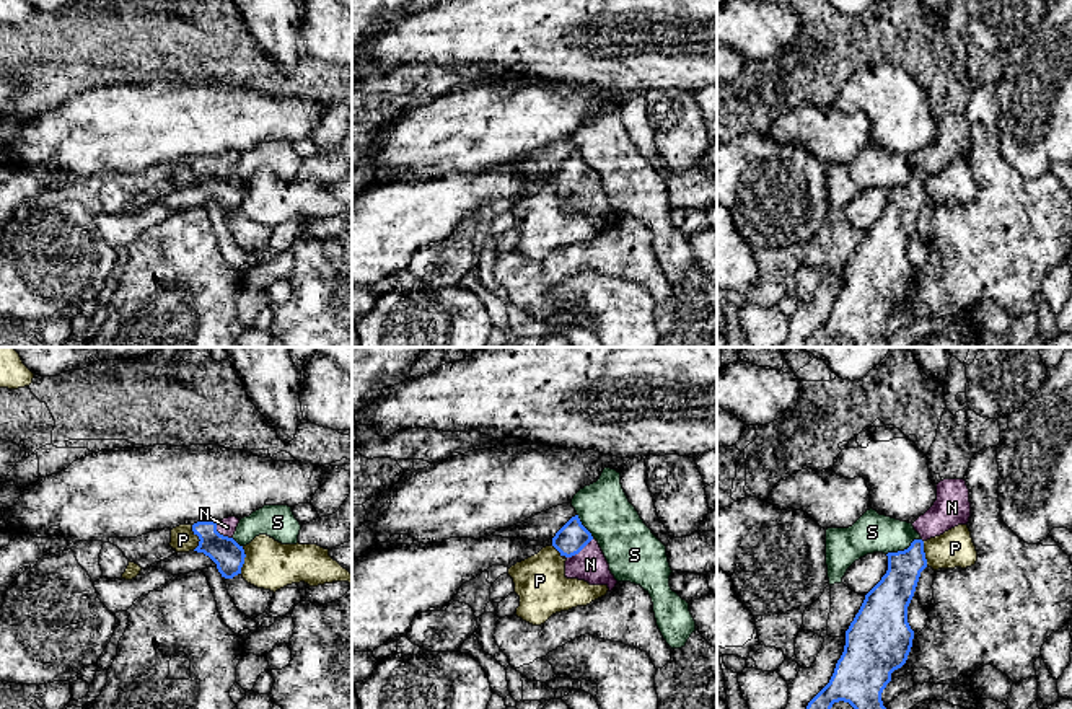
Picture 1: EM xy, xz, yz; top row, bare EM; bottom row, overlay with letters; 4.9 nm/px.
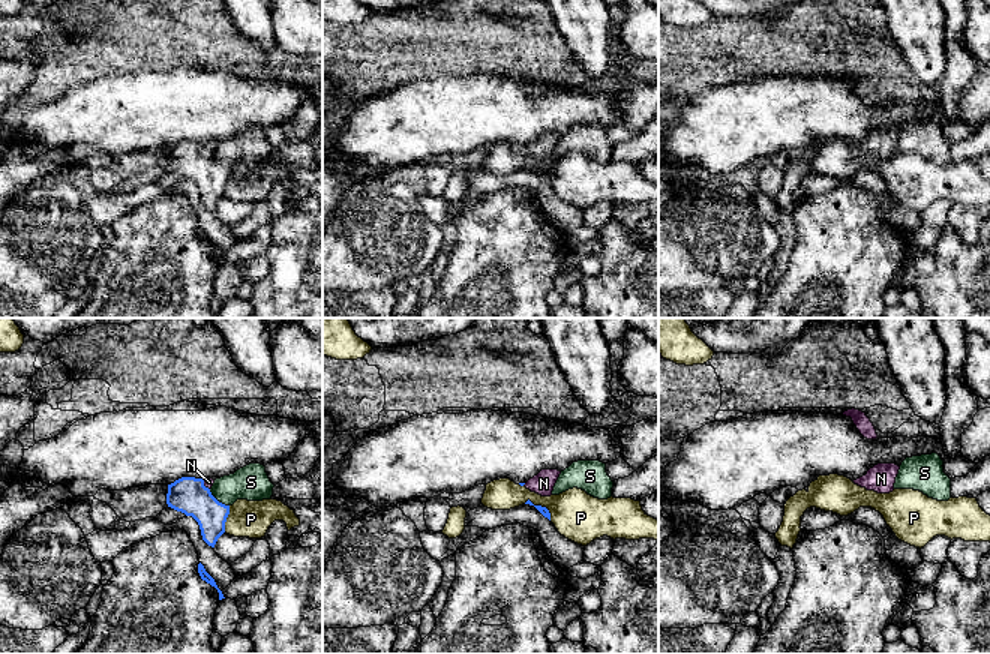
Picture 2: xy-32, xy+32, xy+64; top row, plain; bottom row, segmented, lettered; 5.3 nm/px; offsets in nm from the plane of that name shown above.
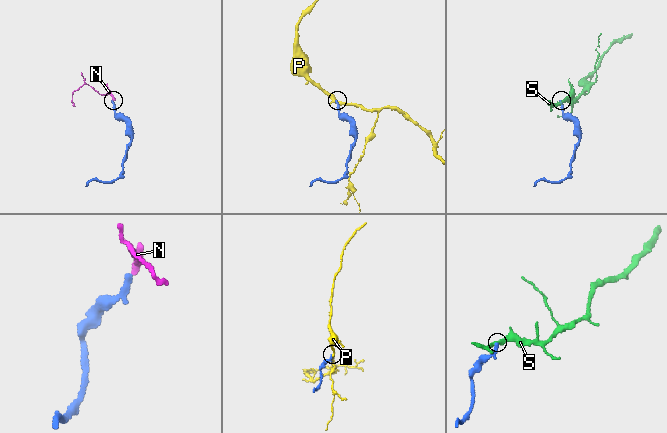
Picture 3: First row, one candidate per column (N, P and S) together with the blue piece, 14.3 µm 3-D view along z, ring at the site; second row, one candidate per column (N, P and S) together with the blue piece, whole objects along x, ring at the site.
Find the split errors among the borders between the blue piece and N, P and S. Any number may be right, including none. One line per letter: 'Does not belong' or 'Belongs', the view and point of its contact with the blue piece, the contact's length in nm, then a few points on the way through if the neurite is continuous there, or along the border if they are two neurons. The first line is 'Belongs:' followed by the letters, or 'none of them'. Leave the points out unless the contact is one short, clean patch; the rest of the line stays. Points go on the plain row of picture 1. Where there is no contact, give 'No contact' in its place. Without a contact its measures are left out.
Belongs: N
N: Belongs. Touches blue at xz (580, 184). Shared border 170 nm. Path across: xz (572, 171), (580, 184), (590, 199)
P: Does not belong. Touches blue at xy (199, 173). Shared border 130 nm. Boundary: xy (191, 160), (199, 175), (194, 184)
S: Does not belong. Touches blue at yz (905, 184). Shared border 190 nm. Boundary: yz (921, 173), (916, 173), (903, 184), (887, 189)

